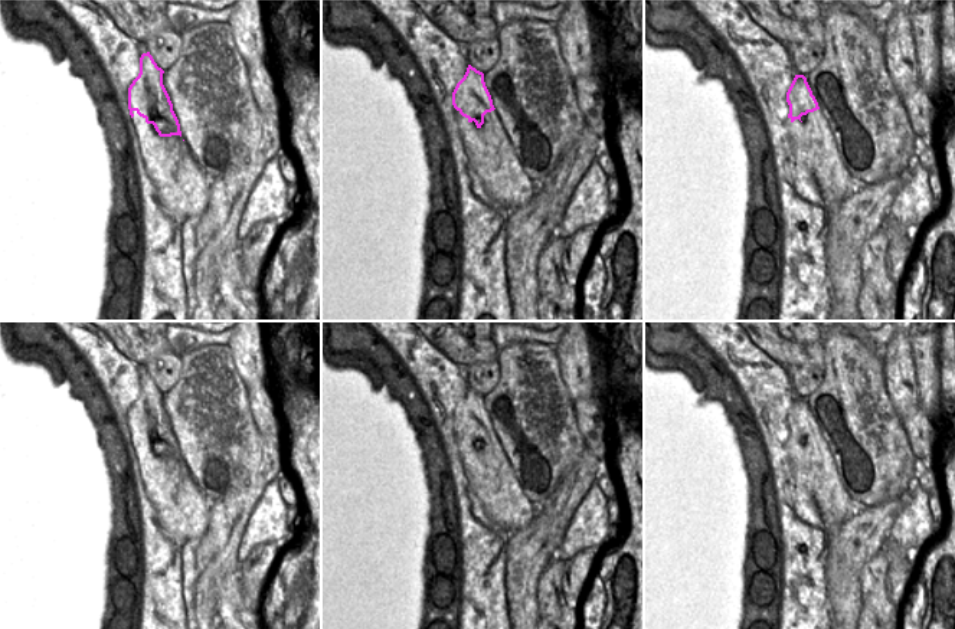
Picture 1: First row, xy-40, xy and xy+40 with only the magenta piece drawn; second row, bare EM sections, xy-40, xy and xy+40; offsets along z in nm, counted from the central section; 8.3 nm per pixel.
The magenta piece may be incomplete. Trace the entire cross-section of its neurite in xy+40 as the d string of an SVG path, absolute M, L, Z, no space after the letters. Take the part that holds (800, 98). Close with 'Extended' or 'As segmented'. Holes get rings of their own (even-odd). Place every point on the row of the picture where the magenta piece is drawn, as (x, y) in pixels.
M795 75L786 92L786 102L789 105L788 118L791 119L791 122L794 122L795 119L801 121L802 115L820 109L818 102L812 95L812 91L804 75Z. As segmented

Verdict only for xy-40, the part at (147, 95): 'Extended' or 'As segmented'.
As segmented

